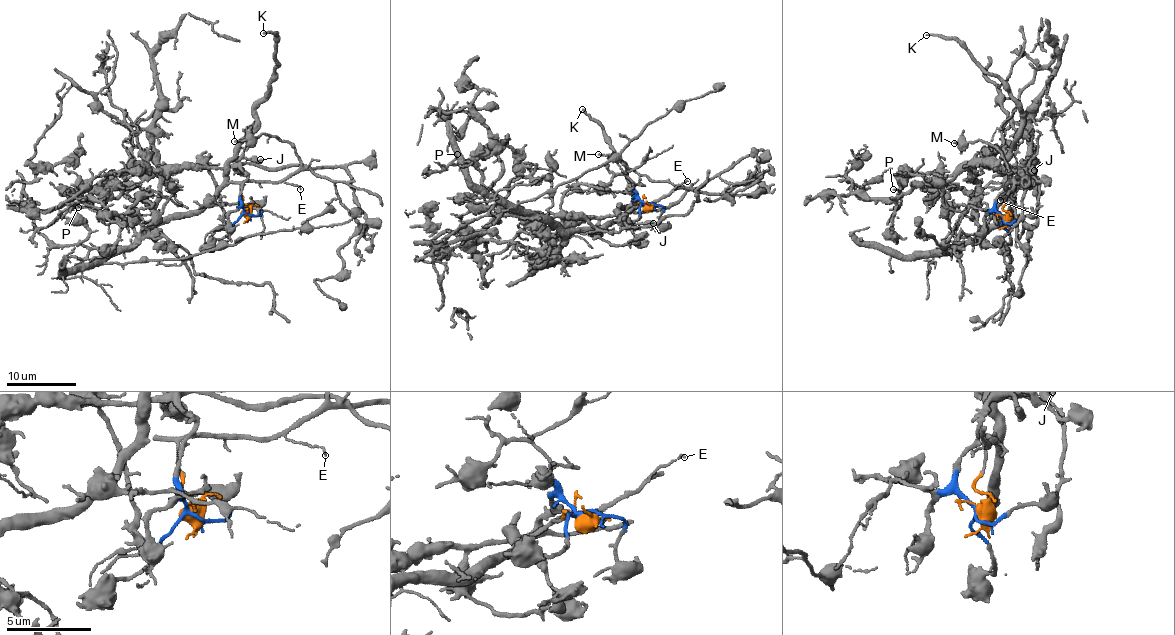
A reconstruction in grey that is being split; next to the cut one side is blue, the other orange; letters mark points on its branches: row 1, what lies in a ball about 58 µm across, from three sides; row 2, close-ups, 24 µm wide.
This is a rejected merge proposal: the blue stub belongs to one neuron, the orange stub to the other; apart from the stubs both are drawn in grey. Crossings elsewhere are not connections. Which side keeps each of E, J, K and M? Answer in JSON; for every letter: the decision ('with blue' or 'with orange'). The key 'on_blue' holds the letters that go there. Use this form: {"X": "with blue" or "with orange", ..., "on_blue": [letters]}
{"E": "with orange", "J": "with blue", "K": "with orange", "M": "with orange", "on_blue": ["J"]}

